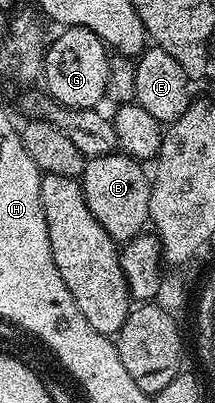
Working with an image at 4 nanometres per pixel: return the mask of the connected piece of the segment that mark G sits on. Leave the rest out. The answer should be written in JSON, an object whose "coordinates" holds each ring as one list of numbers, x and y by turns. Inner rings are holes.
{"coordinates":[[63,27,59,32,62,33,55,40,53,37,49,41,46,58,42,61,45,91,51,100,66,108,98,108,106,100,111,53,92,30]]}

